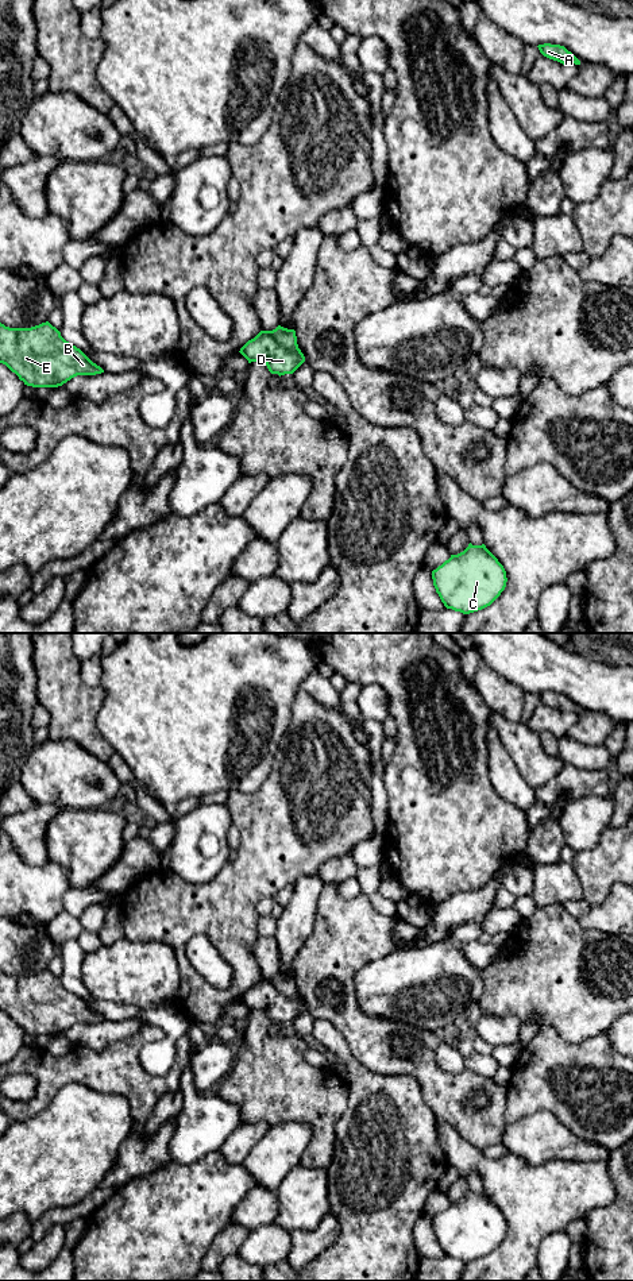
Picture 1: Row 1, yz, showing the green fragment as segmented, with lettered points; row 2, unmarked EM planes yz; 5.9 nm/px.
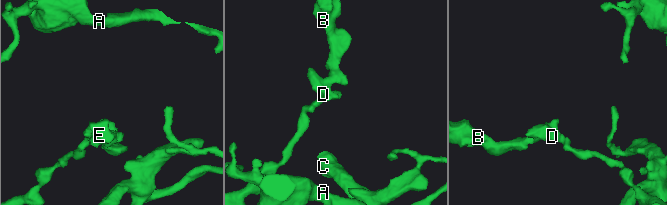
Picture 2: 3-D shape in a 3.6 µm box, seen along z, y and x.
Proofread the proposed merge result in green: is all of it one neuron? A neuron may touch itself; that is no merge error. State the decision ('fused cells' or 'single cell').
fused cells

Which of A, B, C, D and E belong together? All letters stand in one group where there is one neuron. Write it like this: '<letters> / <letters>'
A C D / B E

